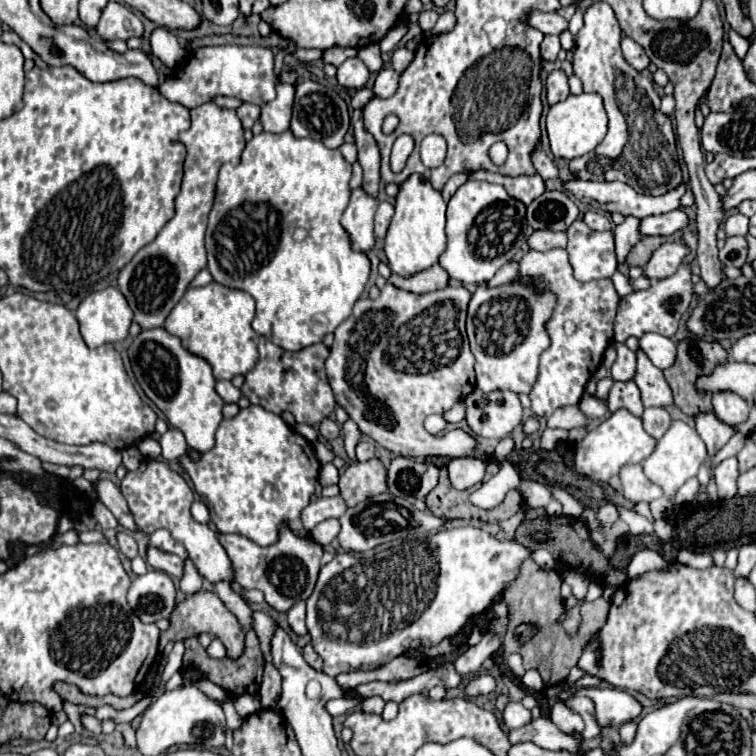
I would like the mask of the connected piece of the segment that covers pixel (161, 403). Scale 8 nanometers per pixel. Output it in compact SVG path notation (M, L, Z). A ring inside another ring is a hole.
M163 326L141 330L129 346L129 358L143 392L155 402L167 420L185 434L189 448L197 452L211 450L215 444L215 430L223 418L221 408L225 402L215 392L215 378L209 362L189 352L181 344L181 338L169 334Z

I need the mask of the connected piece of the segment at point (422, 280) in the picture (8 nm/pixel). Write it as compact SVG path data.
M433 264L431 268L417 272L413 276L391 274L391 278L387 282L393 284L395 288L409 290L409 292L415 292L415 294L423 294L423 292L433 292L433 290L447 286L447 278L449 278L447 272L443 272L443 268L439 264Z

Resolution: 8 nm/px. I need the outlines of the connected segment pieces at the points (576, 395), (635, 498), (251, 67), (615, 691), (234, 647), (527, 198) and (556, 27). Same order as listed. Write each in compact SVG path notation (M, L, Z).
M553 248L547 252L529 250L519 262L517 278L525 278L527 284L537 292L553 292L557 306L551 318L545 322L545 330L551 338L551 346L541 356L539 380L529 392L531 410L537 416L549 418L557 408L577 404L583 396L587 380L601 366L603 352L613 340L613 320L621 296L617 294L613 282L591 280L579 282L573 278L573 270L567 262L565 248Z
M627 464L623 466L621 474L621 484L623 484L623 496L627 500L635 502L651 502L659 496L663 496L663 490L655 484L651 484L651 480L645 476L641 464Z
M205 46L195 50L187 62L173 72L159 86L159 92L187 108L209 102L217 94L235 96L241 102L251 102L257 106L267 104L275 98L275 74L273 74L273 52L259 46Z
M566 681L563 682L558 698L565 700L571 695L589 696L595 702L597 722L601 726L621 726L625 722L635 720L643 712L643 706L639 704L639 700L619 688L578 688L572 690Z
M199 590L191 596L187 596L183 602L179 602L169 618L171 626L161 632L161 638L159 638L159 652L165 650L165 646L169 642L177 642L177 640L185 640L187 636L197 636L199 632L207 632L207 634L213 634L215 638L219 638L225 648L227 648L227 656L231 658L239 658L241 652L243 652L243 630L241 630L241 640L239 640L239 622L237 618L225 608L225 604L219 600L219 596L215 592L207 592L207 590Z
M477 170L477 172L471 172L469 178L471 180L487 180L487 182L501 184L511 198L521 200L525 206L531 204L535 198L539 198L545 192L543 178L539 174L511 178L511 176L505 176L505 174L493 174L493 172L487 172L487 170Z
M529 10L525 16L525 24L543 32L543 34L559 34L567 28L567 20L559 16L557 12L541 12L541 10Z

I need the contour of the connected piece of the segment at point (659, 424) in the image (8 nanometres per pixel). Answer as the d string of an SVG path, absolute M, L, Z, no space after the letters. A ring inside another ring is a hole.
M645 408L645 412L643 412L643 426L657 440L669 430L671 422L673 420L665 408Z

